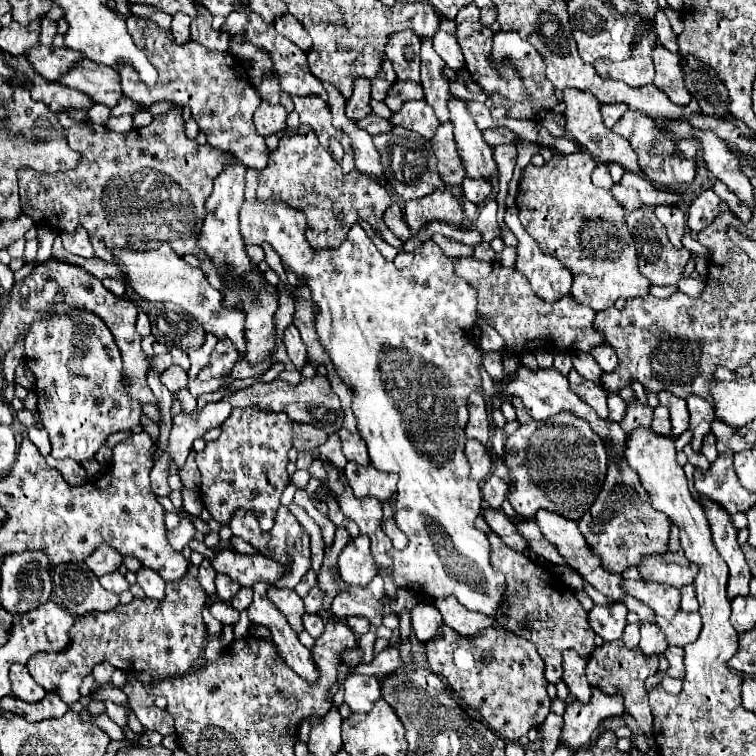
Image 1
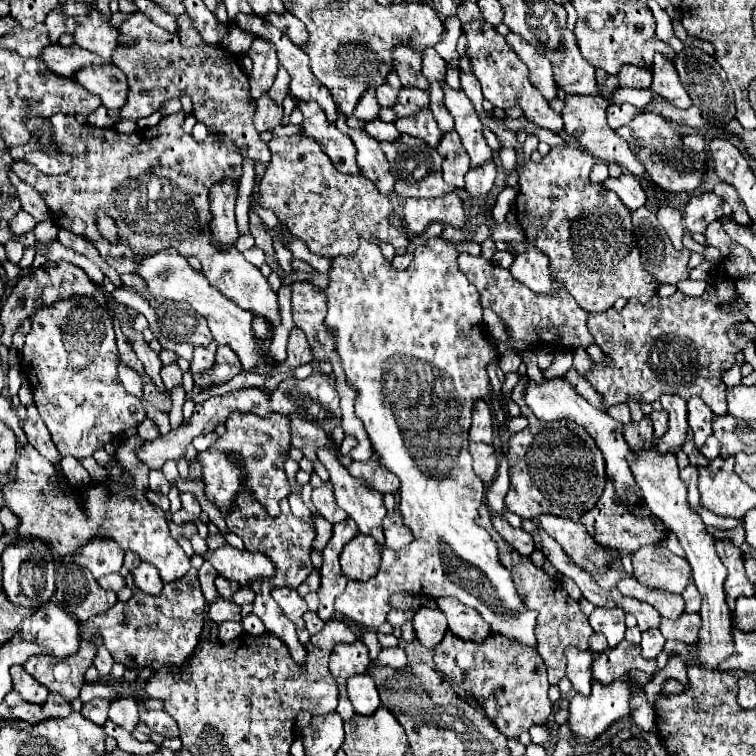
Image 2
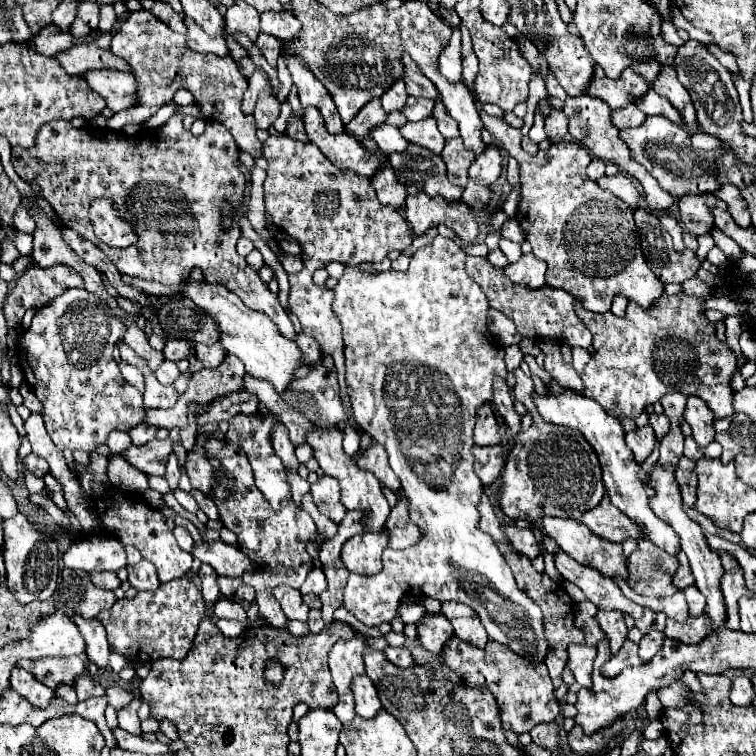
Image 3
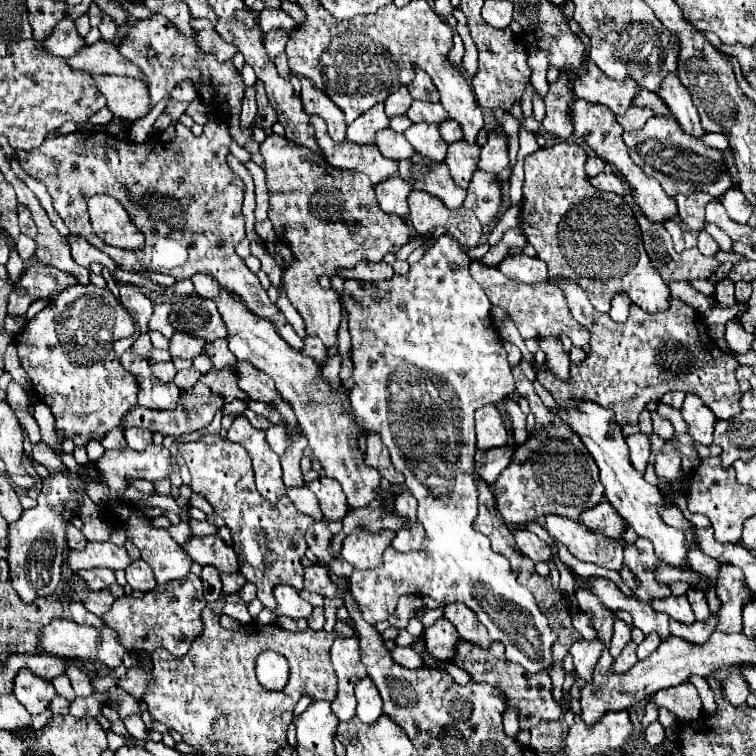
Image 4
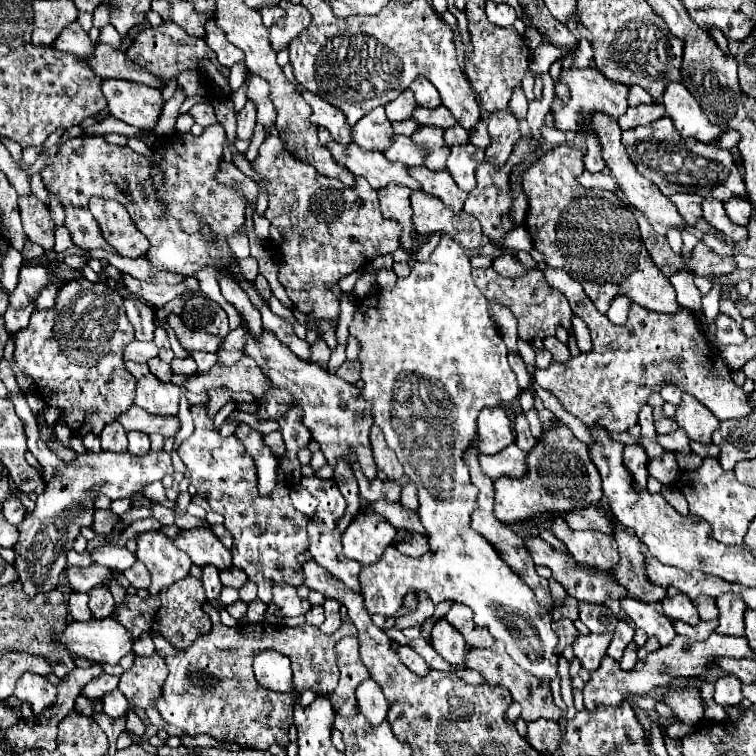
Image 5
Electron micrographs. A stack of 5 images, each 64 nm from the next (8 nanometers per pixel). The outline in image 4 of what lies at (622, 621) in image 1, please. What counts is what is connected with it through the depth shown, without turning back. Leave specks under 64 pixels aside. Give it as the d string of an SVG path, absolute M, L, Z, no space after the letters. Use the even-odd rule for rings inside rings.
M616 620L614 622L614 636L612 636L610 650L608 650L612 654L612 658L618 658L622 648L624 648L624 644L630 642L630 640L632 640L632 628L628 624L624 624L622 620Z

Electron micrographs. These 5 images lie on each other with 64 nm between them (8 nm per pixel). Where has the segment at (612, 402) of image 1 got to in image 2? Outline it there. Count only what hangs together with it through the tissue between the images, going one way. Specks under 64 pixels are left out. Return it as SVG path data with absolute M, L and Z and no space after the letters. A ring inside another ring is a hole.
M614 406L614 408L608 410L608 414L612 418L616 418L616 420L620 420L623 425L628 425L632 422L630 410L626 406Z

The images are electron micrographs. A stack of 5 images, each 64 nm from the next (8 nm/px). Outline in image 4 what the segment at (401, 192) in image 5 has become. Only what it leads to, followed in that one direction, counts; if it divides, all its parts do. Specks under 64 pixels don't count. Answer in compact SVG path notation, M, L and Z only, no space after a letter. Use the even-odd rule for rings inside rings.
M384 180L382 184L376 184L376 196L380 202L380 208L388 214L396 214L400 218L408 216L408 194L410 184L404 180Z

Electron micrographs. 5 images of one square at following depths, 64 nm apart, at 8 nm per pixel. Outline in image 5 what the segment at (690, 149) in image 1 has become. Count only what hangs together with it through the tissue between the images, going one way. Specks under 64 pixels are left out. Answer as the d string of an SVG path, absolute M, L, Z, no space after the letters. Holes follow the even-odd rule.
M728 130L728 132L724 132L724 134L716 140L716 146L728 148L728 150L730 150L730 148L736 148L736 144L740 142L740 140L738 140L738 136L740 136L740 134L738 134L736 130Z

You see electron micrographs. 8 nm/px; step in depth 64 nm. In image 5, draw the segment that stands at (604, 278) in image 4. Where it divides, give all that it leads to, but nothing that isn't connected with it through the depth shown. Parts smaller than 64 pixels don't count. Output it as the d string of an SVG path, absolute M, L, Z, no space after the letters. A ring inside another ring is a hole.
M562 144L548 150L524 174L522 184L530 204L526 228L536 250L544 254L550 268L554 266L570 272L602 314L608 312L610 302L620 294L654 312L678 312L682 306L676 300L676 292L650 260L632 208L626 206L614 192L582 188L576 182L576 176L584 172L582 156L582 150Z

